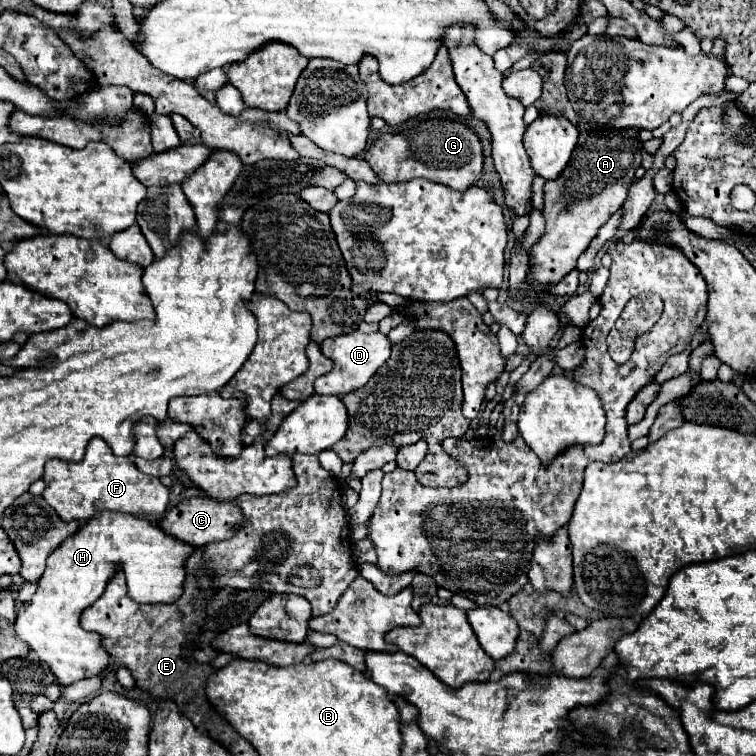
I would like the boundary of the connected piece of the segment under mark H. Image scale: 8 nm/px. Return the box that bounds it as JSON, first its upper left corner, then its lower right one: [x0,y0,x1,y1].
[15,512,195,686]

